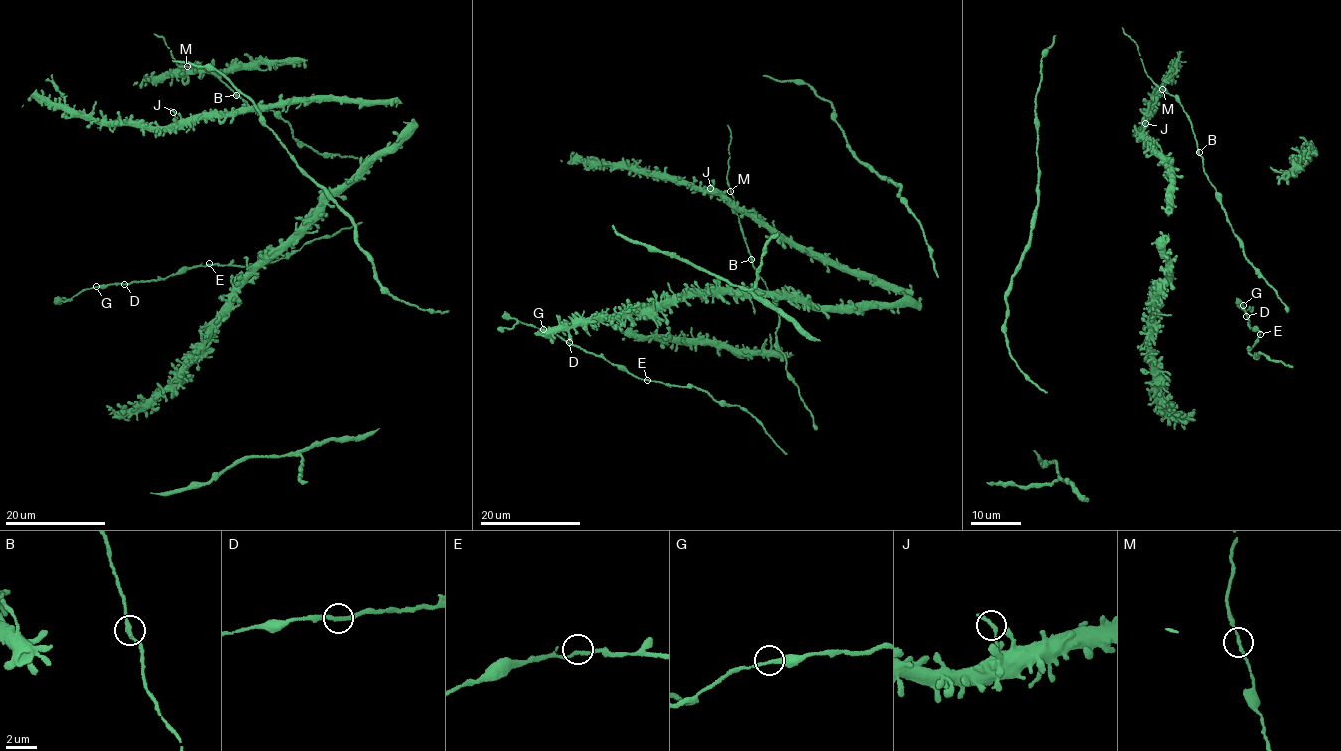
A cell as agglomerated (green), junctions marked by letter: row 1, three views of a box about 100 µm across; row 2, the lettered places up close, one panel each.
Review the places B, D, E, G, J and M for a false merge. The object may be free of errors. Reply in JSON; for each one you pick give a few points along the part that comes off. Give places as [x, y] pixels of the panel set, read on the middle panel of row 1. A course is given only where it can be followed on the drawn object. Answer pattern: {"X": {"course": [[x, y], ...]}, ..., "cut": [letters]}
{"cut": []}

